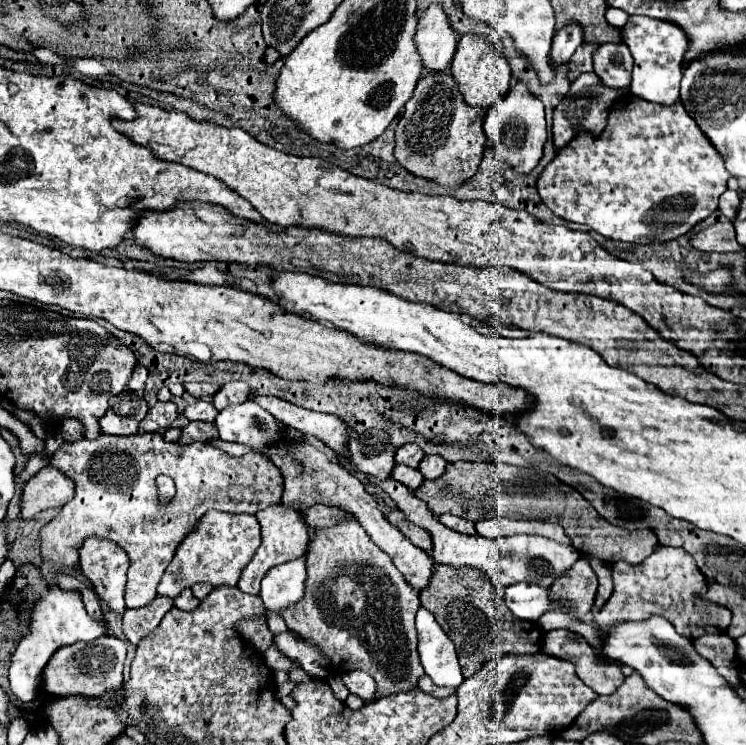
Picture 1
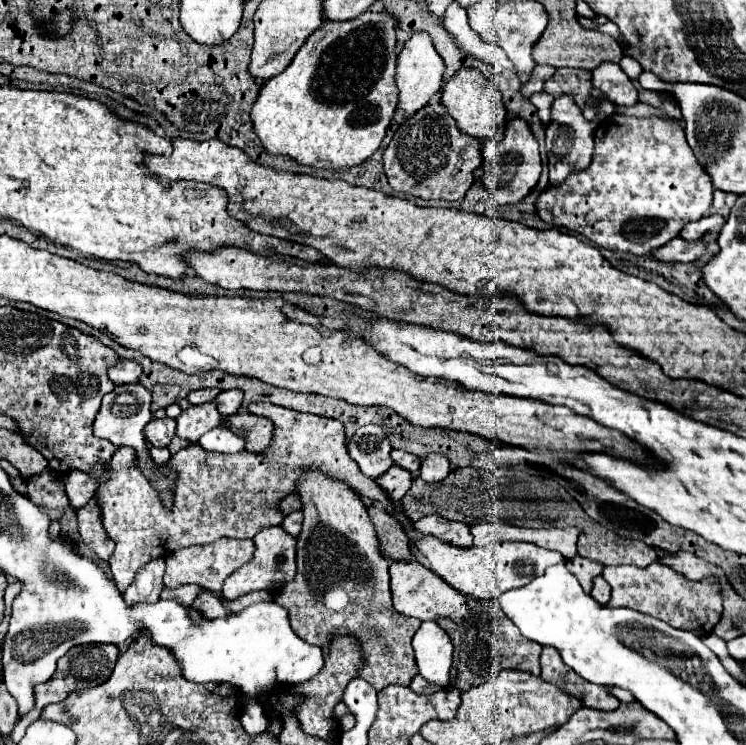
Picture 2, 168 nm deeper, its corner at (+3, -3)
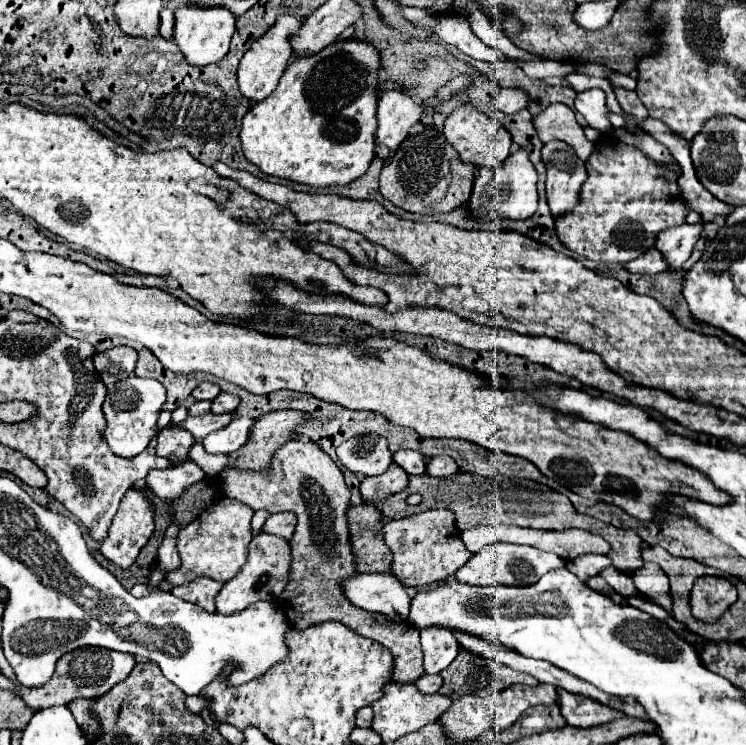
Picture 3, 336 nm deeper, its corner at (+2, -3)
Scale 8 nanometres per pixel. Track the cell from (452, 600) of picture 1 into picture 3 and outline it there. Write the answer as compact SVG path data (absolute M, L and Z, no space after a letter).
M460 647L458 657L450 663L448 669L444 669L440 673L444 679L440 693L448 695L450 699L456 701L466 693L492 695L496 691L510 687L512 683L524 683L524 685L538 683L538 679L534 679L530 675L516 673L510 667L502 667L502 671L498 671L496 663L492 663L492 673L490 673L490 663L492 661L488 657L470 653Z

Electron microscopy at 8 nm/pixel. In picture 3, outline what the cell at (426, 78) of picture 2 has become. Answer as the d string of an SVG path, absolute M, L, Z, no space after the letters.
M404 89L384 91L378 103L378 131L376 143L388 145L390 151L404 141L410 129L424 115L424 105Z

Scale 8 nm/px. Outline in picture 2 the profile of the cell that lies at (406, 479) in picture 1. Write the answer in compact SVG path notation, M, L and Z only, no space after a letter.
M393 465L379 479L375 479L375 483L379 483L379 487L383 487L383 491L387 491L387 497L397 507L401 497L405 495L405 491L409 491L409 487L413 483L413 475L401 467Z

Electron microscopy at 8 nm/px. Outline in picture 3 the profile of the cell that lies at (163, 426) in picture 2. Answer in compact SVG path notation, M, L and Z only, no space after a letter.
M170 423L164 429L158 431L158 445L156 445L156 453L160 457L168 457L172 459L172 463L176 461L186 461L188 459L188 447L194 443L192 435L188 435L188 431L184 431L182 427Z

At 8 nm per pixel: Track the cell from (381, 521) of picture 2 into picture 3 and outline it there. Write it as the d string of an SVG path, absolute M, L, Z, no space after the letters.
M358 505L350 507L348 517L358 571L388 573L392 565L392 551L384 545L382 513L372 505Z

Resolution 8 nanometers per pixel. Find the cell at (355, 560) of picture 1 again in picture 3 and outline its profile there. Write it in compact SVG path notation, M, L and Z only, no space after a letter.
M304 437L292 439L280 447L272 463L274 465L268 473L226 469L224 493L246 503L254 511L264 509L270 514L292 512L298 517L294 537L290 539L290 581L278 599L278 605L288 615L290 627L304 631L316 623L340 621L358 635L382 643L392 653L394 683L414 683L424 675L418 629L404 621L392 621L386 615L354 607L342 591L342 583L358 573L346 515L350 509L350 487L344 483L342 471L314 441Z

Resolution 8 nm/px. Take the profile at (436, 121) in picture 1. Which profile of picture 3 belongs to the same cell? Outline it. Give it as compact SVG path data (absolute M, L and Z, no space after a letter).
M422 127L418 133L406 137L400 147L396 149L396 153L390 157L390 161L382 167L380 173L380 193L384 195L384 199L392 201L394 205L406 209L406 211L414 211L414 213L446 213L452 211L460 205L464 205L470 199L472 193L472 185L474 185L474 175L476 175L476 167L472 163L464 163L460 159L460 155L454 151L454 147L448 143L446 135L442 131L438 131L436 127Z

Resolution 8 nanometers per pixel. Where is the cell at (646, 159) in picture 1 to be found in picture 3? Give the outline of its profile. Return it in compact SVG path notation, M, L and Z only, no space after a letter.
M602 135L596 141L586 169L588 179L580 189L576 207L556 217L556 235L578 255L592 261L628 263L654 247L662 229L686 223L690 207L684 203L678 185L680 171L670 171L616 135Z

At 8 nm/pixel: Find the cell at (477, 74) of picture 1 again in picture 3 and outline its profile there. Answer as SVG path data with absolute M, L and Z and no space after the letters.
M472 103L460 105L458 109L454 109L446 117L446 121L444 121L444 135L452 143L452 147L460 153L460 159L464 159L468 163L474 163L476 167L482 167L482 165L500 167L500 163L504 163L504 159L510 155L512 137L506 131L506 127L496 123L484 111L476 109Z

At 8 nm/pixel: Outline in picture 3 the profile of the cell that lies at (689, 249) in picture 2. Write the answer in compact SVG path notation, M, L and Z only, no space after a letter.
M652 247L640 259L634 259L632 263L626 263L624 269L632 271L632 273L650 273L650 275L654 275L654 273L666 271L668 261L664 259L664 255L656 247Z

